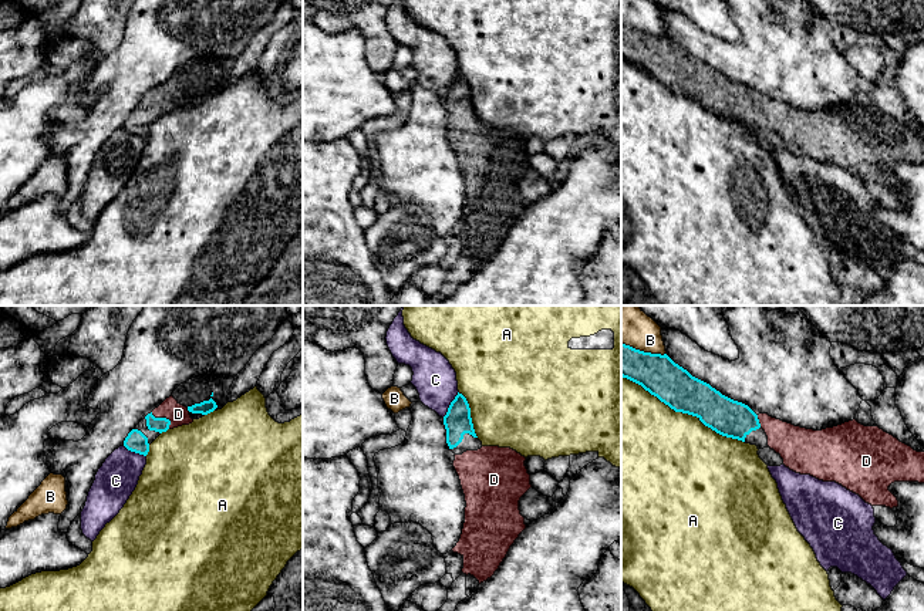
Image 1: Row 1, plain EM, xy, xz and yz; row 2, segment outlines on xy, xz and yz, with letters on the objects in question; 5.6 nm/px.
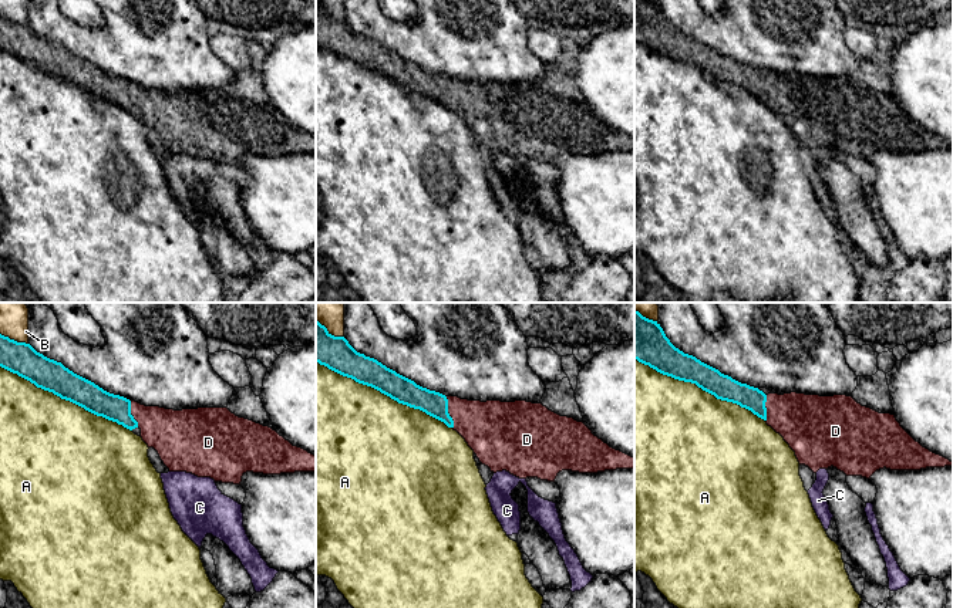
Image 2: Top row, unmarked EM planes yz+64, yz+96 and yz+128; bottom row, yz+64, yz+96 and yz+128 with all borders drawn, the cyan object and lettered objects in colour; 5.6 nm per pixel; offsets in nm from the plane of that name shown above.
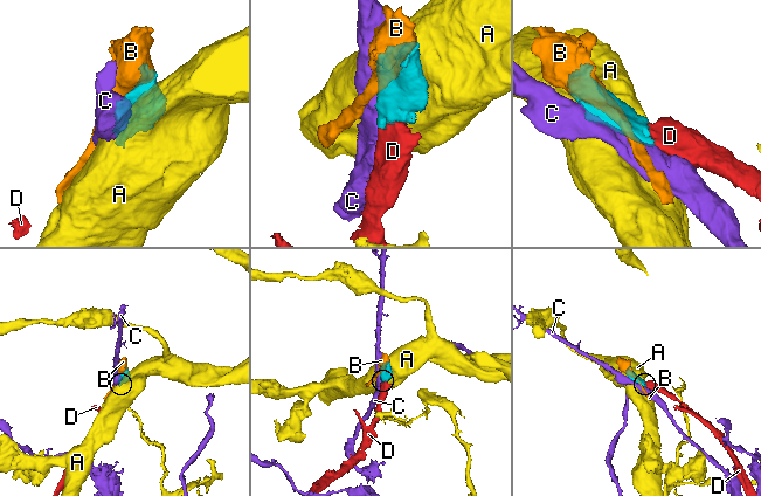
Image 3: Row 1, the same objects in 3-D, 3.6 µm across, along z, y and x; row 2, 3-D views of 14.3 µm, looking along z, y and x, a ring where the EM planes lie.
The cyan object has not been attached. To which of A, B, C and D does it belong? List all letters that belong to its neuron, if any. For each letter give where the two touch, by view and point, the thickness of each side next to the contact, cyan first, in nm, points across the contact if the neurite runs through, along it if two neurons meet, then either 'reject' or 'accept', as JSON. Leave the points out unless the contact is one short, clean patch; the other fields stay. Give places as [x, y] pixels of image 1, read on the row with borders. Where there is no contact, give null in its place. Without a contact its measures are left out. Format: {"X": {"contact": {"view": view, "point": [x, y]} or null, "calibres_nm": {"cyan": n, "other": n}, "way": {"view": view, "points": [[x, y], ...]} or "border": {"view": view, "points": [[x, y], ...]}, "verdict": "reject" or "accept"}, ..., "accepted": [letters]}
{"A": {"contact": {"view": "yz", "point": [683, 412]}, "calibres_nm": {"cyan": 220, "other": 500}, "verdict": "reject"}, "B": {"contact": {"view": "yz", "point": [643, 351]}, "calibres_nm": {"cyan": 220, "other": 260}, "verdict": "reject"}, "C": {"contact": {"view": "xz", "point": [451, 404]}, "calibres_nm": {"cyan": 150, "other": 240}, "verdict": "reject"}, "D": {"contact": {"view": "xy", "point": [164, 418]}, "calibres_nm": {"cyan": 80, "other": 120}, "way": {"view": "xy", "points": [[159, 425], [164, 418], [169, 414], [178, 414]]}, "verdict": "accept"}, "accepted": ["D"]}

